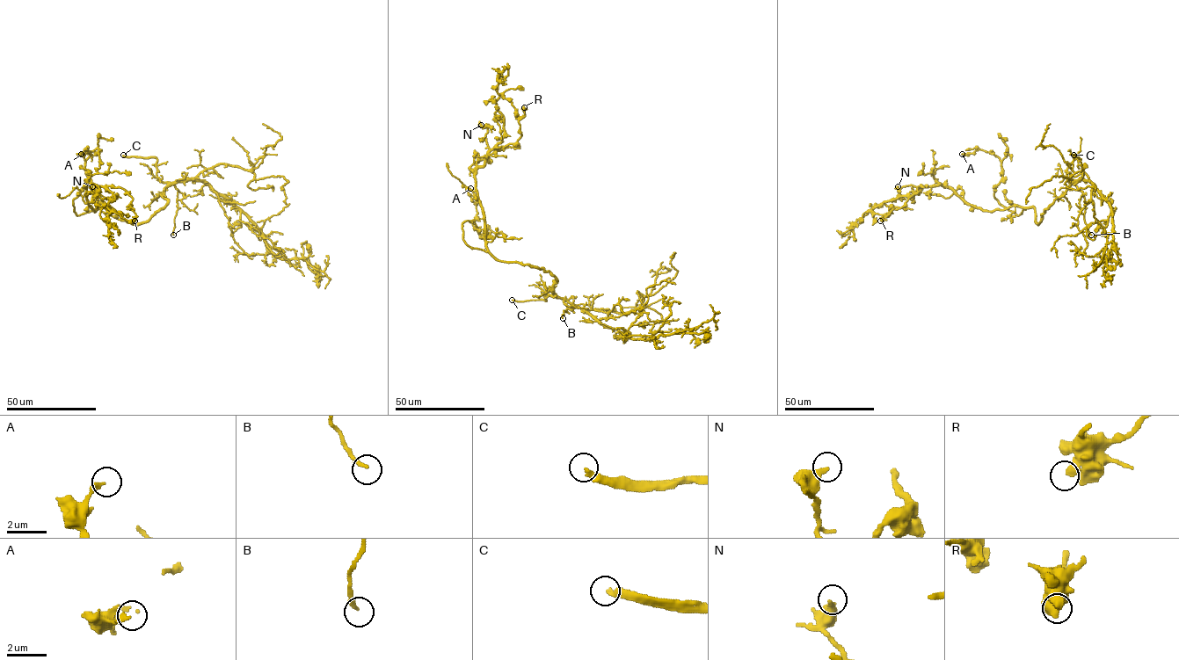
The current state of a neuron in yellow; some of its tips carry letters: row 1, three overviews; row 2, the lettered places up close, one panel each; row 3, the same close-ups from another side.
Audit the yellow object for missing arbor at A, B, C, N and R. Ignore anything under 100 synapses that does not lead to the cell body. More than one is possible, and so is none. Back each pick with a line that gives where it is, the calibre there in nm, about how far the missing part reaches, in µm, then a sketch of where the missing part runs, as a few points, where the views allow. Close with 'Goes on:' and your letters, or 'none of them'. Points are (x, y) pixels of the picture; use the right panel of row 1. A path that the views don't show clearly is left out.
C: Place: (1073, 155). Thickness 320 nm. Missing length about 20 µm. Course of what is missing: (1073, 155), (1060, 141)
Goes on: C

